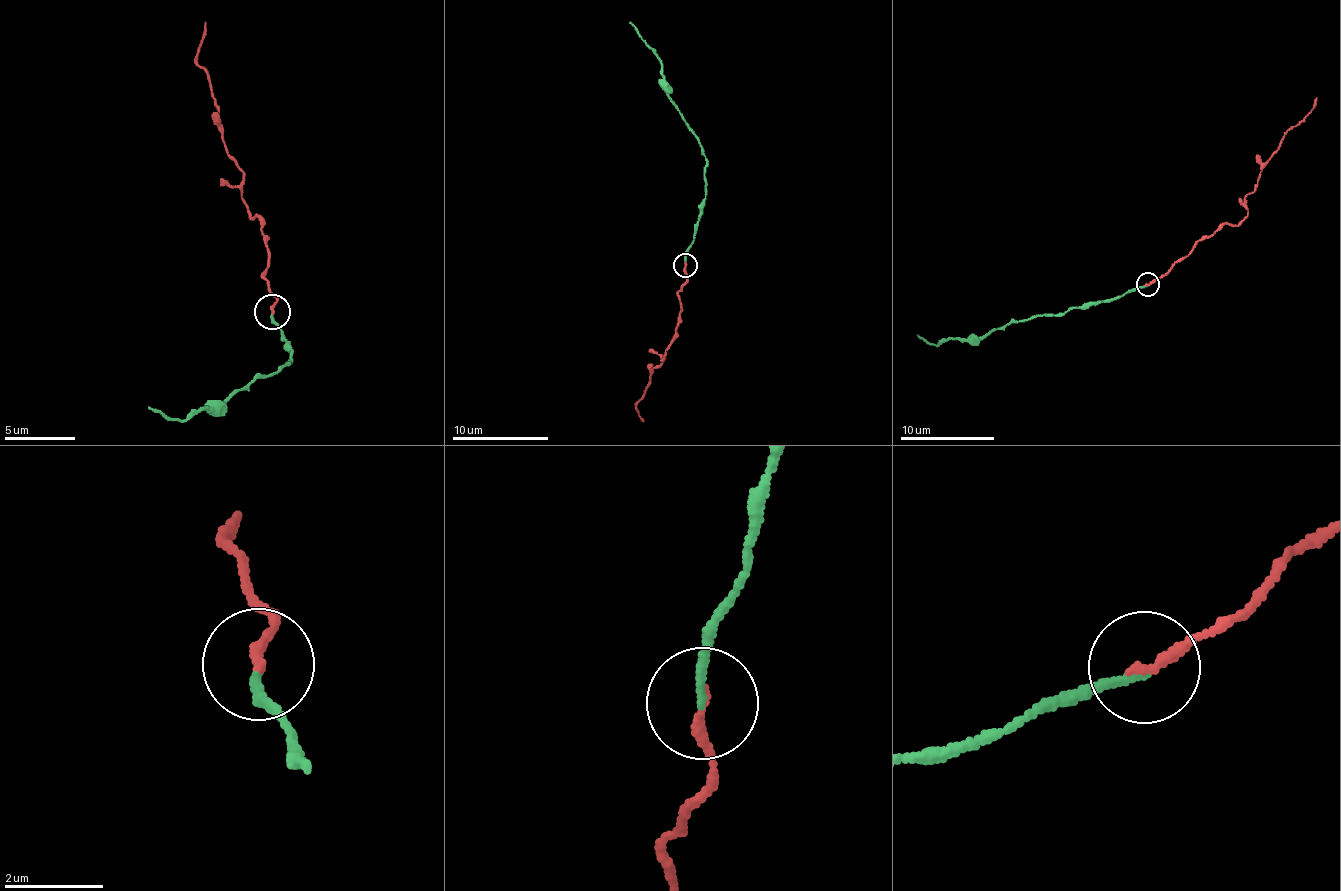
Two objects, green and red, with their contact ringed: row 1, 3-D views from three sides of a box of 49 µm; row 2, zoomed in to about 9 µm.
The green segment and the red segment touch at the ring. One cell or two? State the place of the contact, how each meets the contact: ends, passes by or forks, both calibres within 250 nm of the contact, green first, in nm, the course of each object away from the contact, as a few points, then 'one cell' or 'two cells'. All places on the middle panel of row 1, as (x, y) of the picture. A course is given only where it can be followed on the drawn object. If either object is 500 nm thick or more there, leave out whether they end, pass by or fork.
(685, 265) | green ends | red ends | 160/240 nm | green via (684, 265), (704, 196), (706, 156), (693, 130), (669, 97), (662, 61), (629, 22) | red via (684, 265), (676, 336), (660, 360), (664, 359), (652, 370), (646, 392), (636, 406), (644, 422) | one cell

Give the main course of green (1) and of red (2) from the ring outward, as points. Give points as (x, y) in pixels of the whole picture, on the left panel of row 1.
1: (271, 312), (291, 352), (285, 365), (262, 373), (223, 404), (183, 421), (147, 408)
2: (271, 312), (263, 223), (240, 196), (244, 175), (228, 153), (210, 77), (195, 59), (206, 22)

